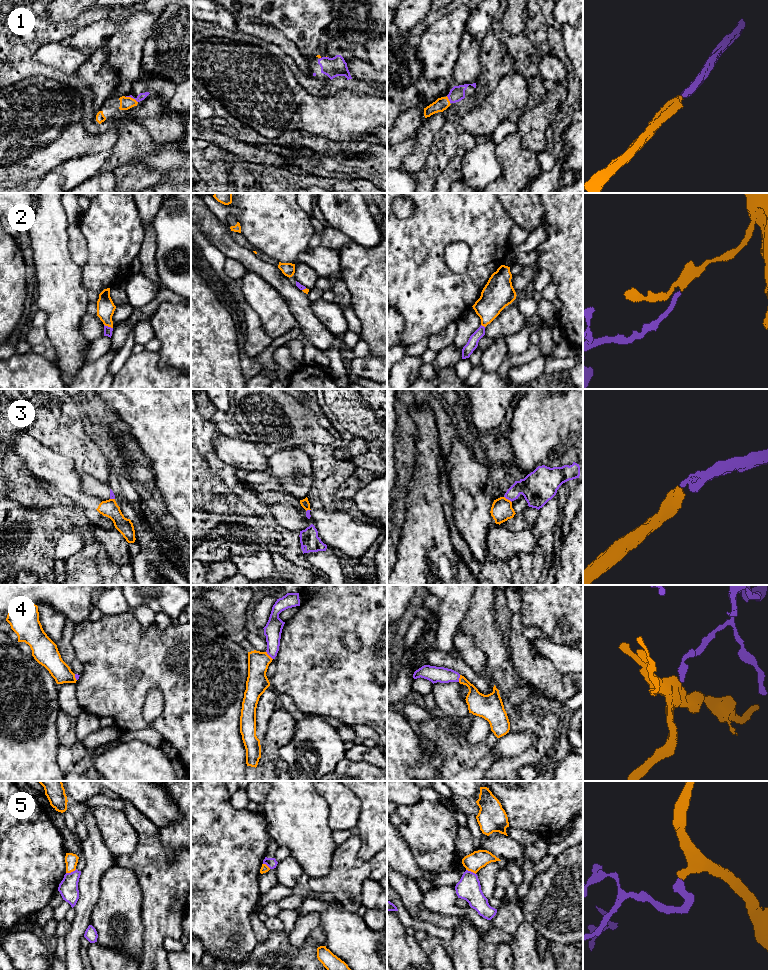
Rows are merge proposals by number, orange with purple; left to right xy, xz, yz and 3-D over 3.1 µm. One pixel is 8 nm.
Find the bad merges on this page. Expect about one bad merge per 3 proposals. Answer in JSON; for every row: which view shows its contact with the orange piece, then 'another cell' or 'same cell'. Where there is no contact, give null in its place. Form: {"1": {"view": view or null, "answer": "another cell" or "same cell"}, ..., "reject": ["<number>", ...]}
{"1": {"view": "xy", "answer": "same cell"}, "2": {"view": "xy", "answer": "same cell"}, "3": {"view": "yz", "answer": "another cell"}, "4": {"view": "xz", "answer": "same cell"}, "5": {"view": "xy", "answer": "another cell"}, "reject": ["3", "5"]}

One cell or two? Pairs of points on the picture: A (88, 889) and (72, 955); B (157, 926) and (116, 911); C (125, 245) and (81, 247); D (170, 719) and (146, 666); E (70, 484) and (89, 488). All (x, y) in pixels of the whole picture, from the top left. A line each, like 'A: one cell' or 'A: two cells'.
A: one cell
B: two cells
C: two cells
D: one cell
E: two cells

